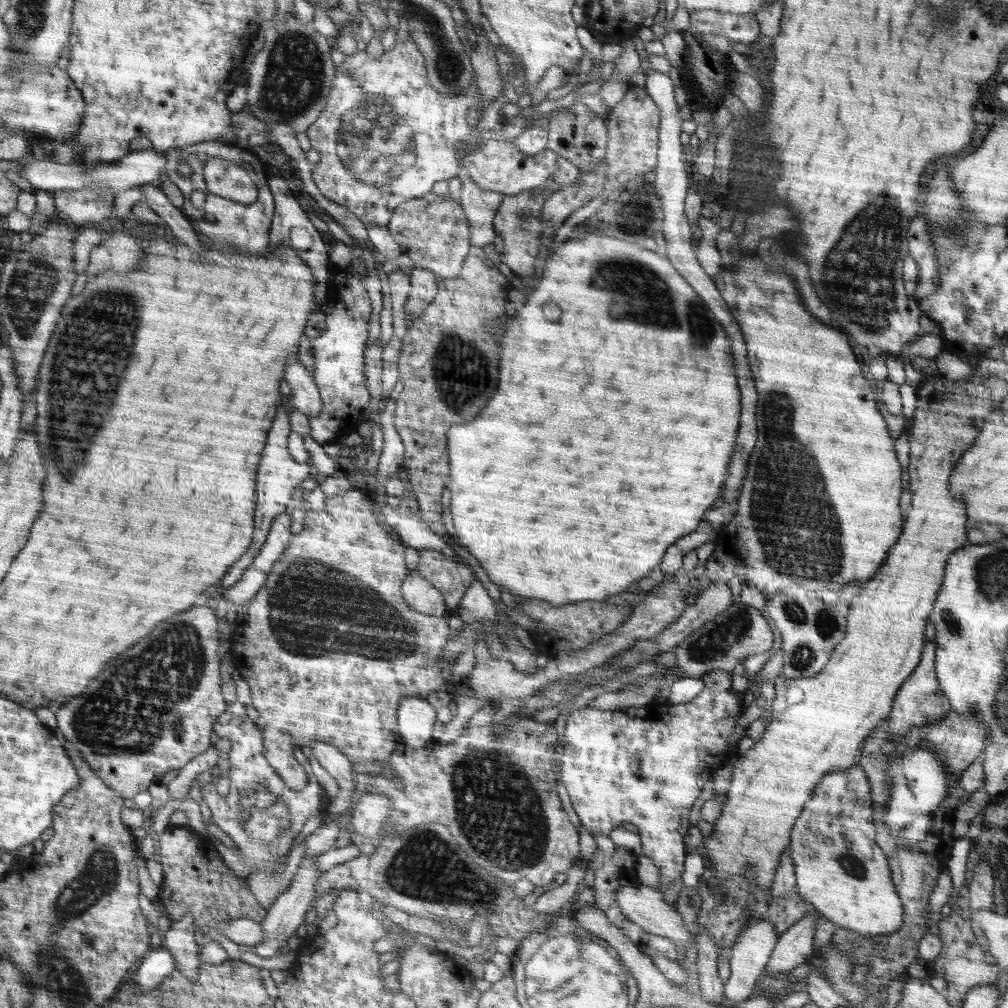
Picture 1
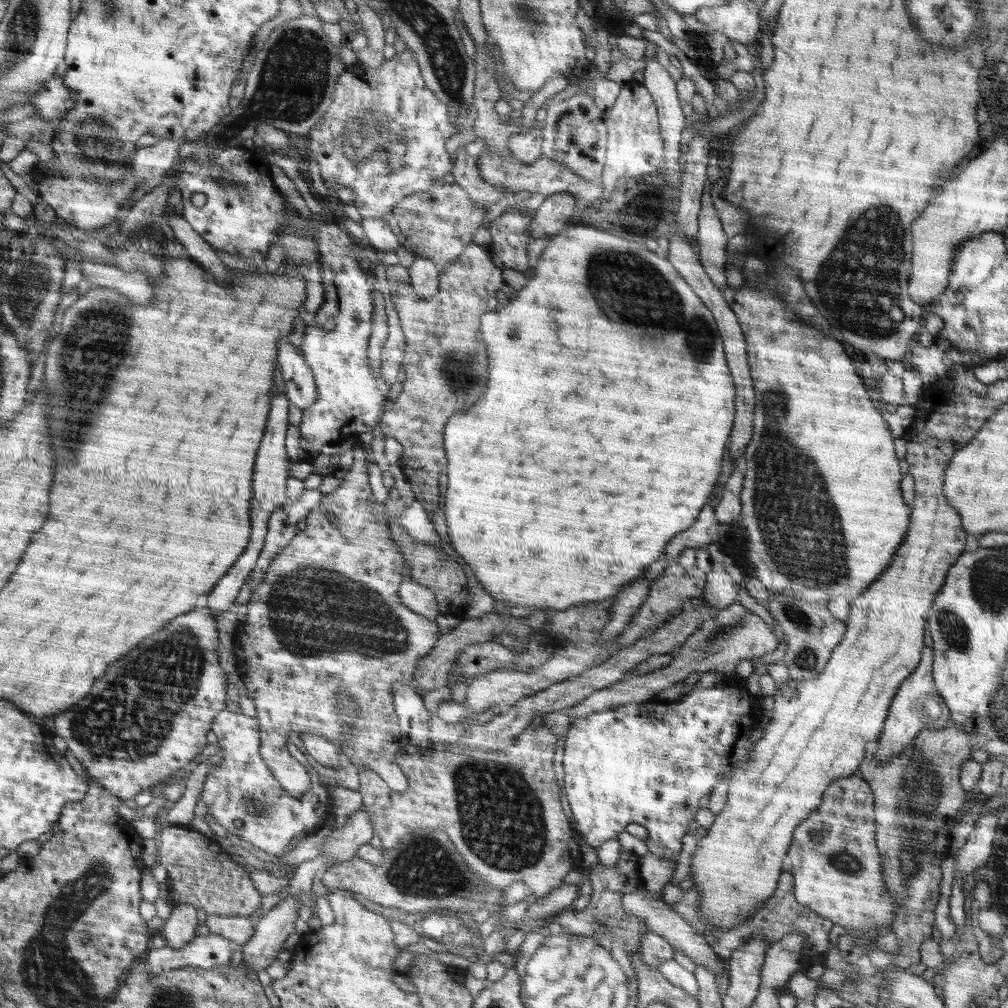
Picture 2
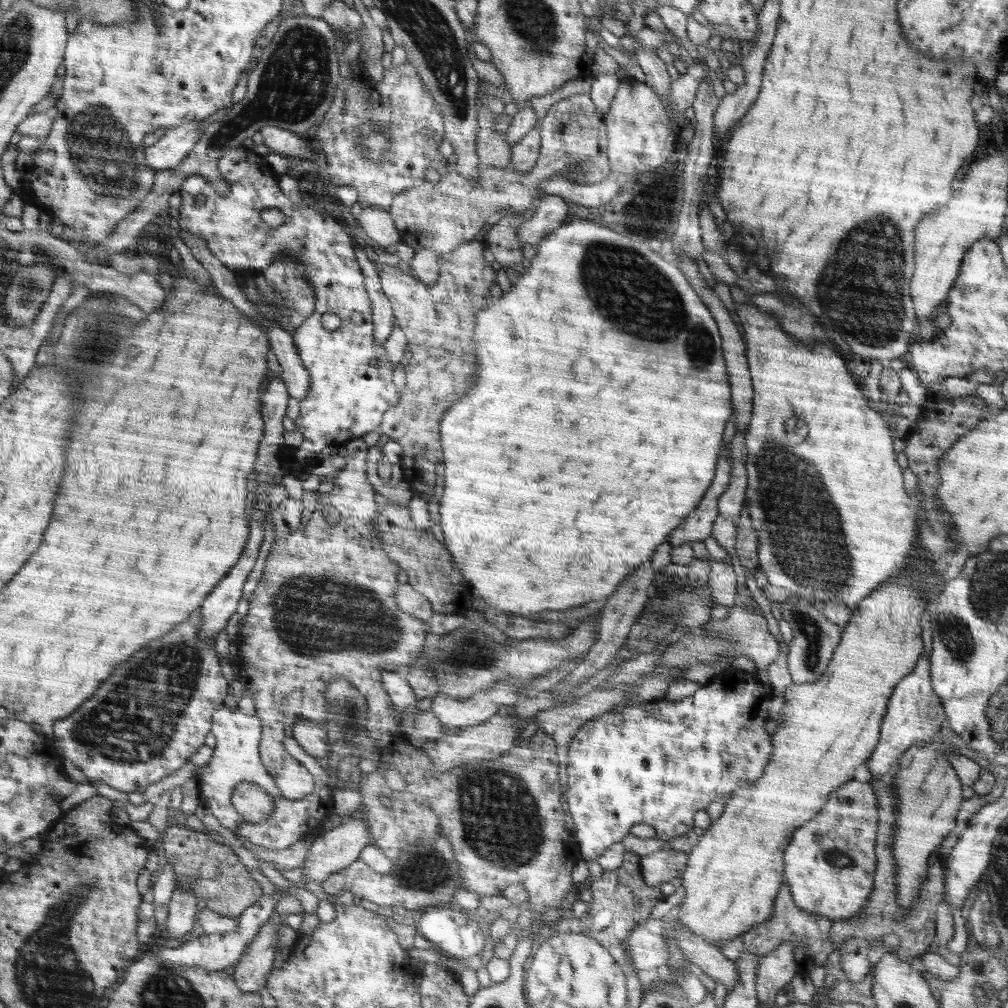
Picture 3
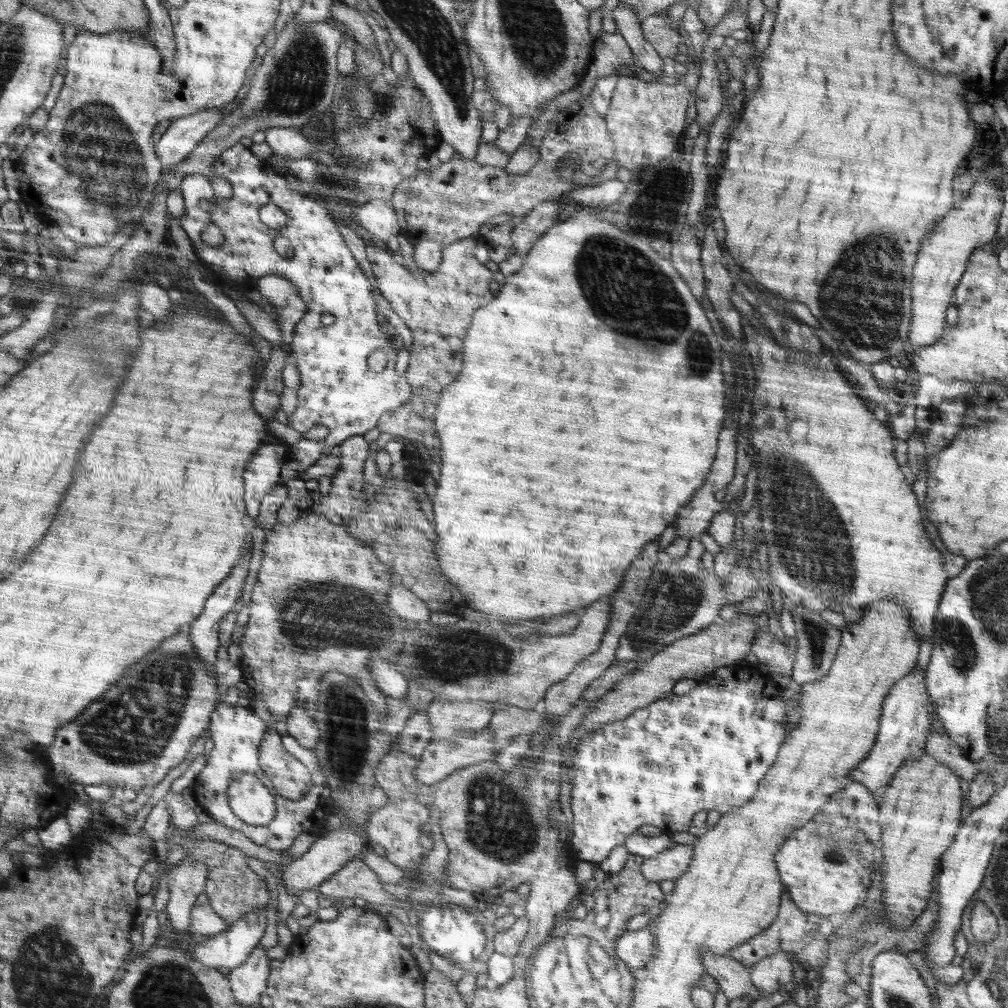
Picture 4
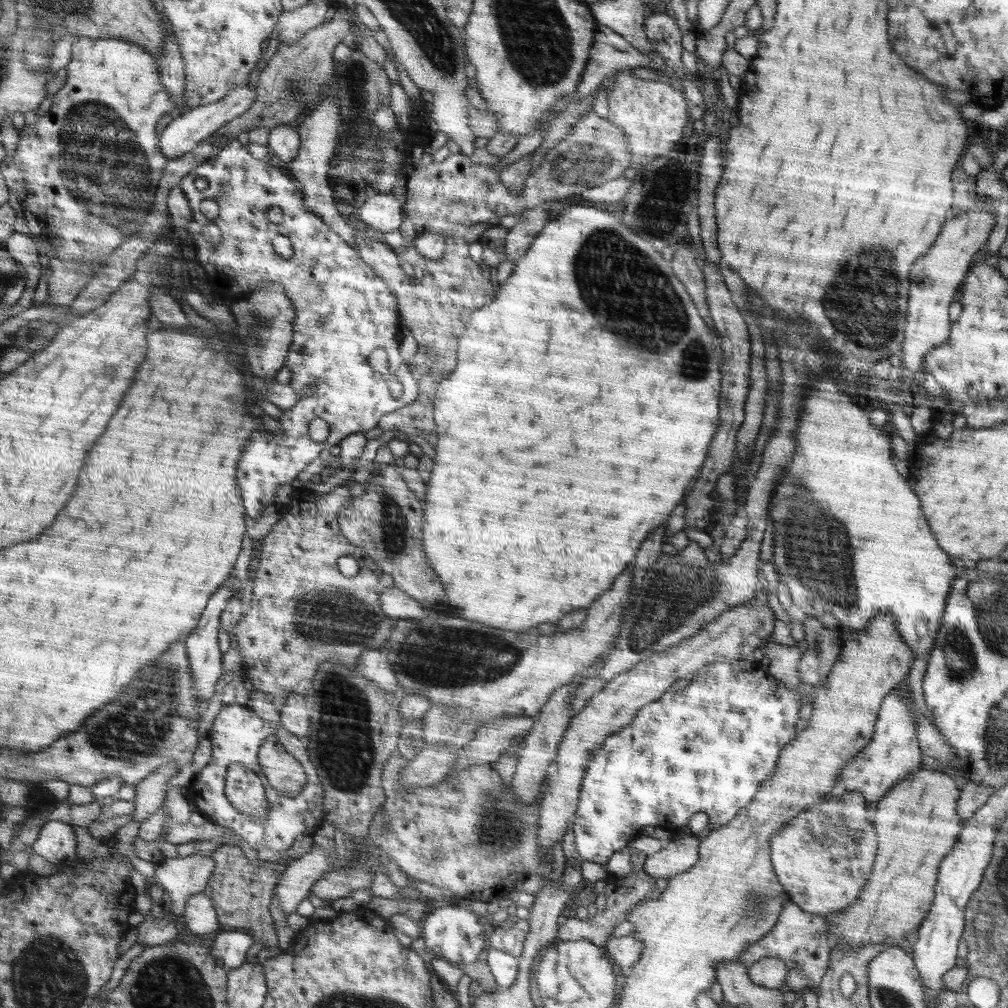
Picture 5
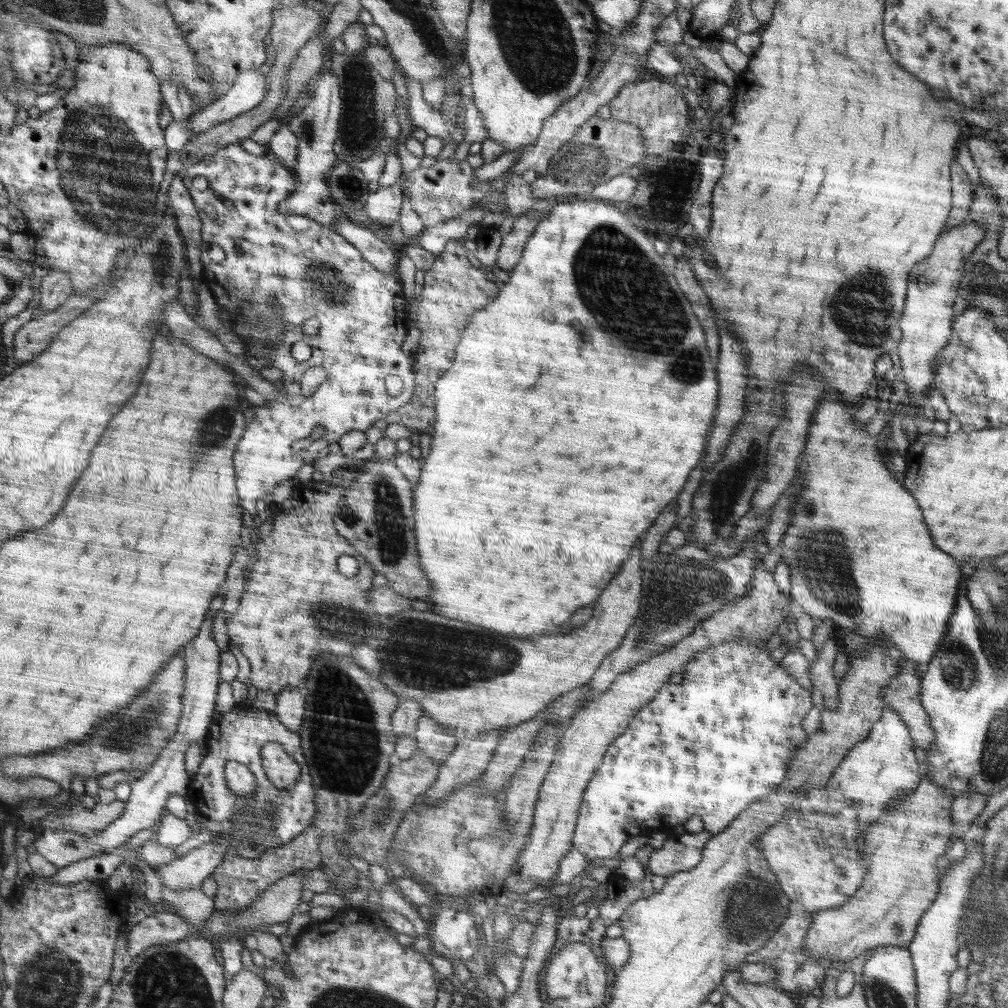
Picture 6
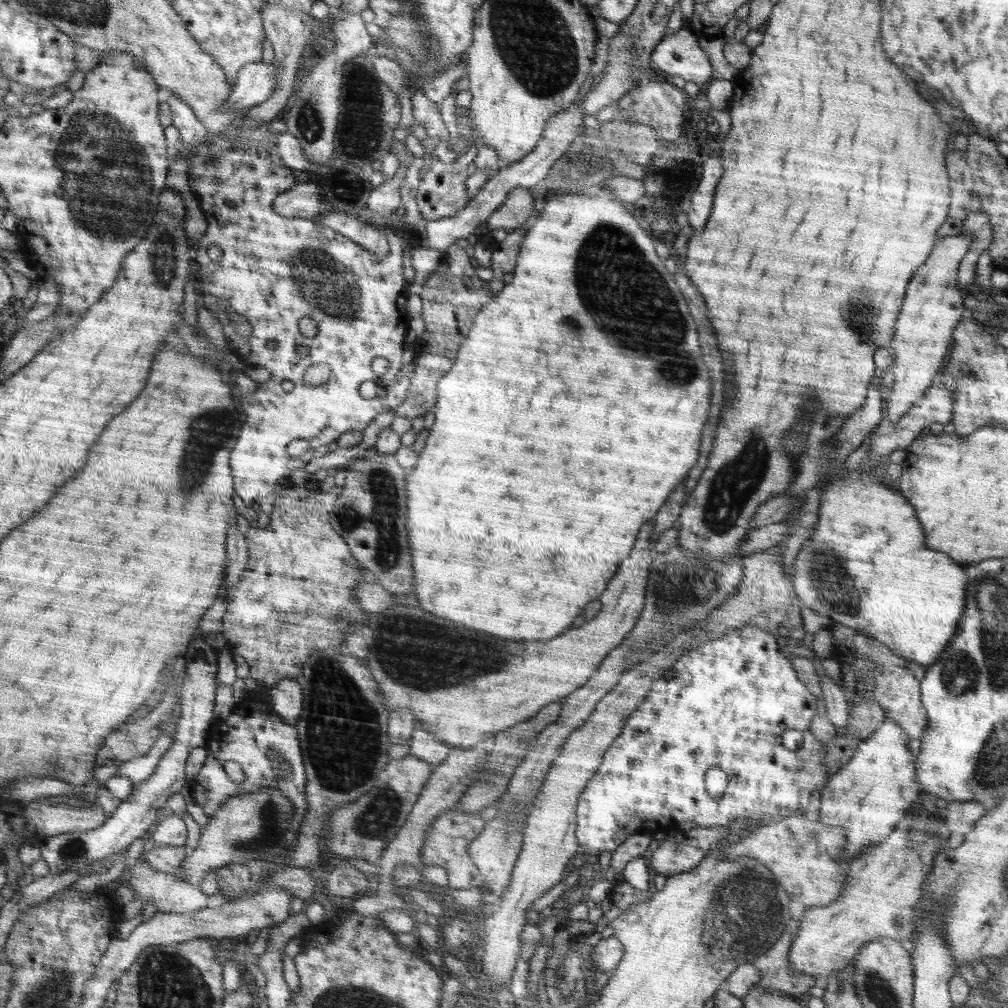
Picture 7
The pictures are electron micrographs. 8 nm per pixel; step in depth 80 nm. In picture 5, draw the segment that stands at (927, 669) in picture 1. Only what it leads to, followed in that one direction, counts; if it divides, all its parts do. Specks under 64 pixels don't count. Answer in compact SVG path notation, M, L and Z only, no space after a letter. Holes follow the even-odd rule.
M891 691L882 701L872 740L860 755L843 767L831 795L842 796L850 792L860 792L873 813L877 802L882 800L898 782L918 774L918 770L922 767L922 751L917 737L917 718L905 698L896 691Z

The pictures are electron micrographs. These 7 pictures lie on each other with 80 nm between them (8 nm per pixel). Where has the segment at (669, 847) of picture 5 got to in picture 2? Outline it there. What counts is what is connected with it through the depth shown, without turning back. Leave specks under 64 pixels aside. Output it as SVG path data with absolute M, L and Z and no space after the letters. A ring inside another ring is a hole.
M646 853L639 860L639 875L642 878L642 888L652 894L661 895L664 885L672 879L676 868L676 860L662 858L658 854Z

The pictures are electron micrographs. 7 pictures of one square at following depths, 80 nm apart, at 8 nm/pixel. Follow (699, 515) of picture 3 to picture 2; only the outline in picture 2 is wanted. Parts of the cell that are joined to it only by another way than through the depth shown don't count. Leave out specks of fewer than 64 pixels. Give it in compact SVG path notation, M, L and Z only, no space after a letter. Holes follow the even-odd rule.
M708 504L708 508L704 512L700 512L702 516L691 526L688 534L680 534L680 538L676 538L676 542L672 542L672 546L668 546L665 553L669 564L677 563L680 552L686 547L695 549L719 541L717 531L719 522L716 520L714 509L712 505Z

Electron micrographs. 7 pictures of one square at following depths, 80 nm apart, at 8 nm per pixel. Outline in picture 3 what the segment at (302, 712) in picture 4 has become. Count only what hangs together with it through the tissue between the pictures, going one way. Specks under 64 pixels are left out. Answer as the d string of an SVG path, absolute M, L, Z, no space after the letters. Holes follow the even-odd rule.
M297 720L293 727L293 737L298 744L312 757L324 762L328 757L329 742L327 732L315 722L309 720Z

